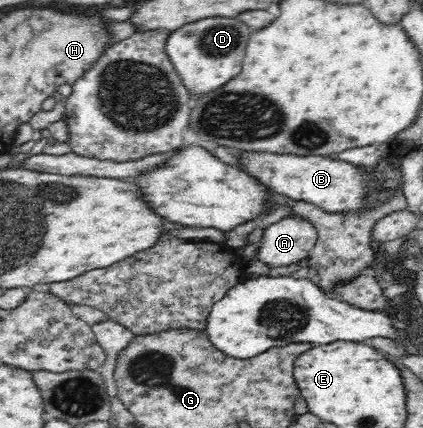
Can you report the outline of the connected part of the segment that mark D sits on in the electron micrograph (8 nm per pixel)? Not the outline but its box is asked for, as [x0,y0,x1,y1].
[165,17,251,97]

